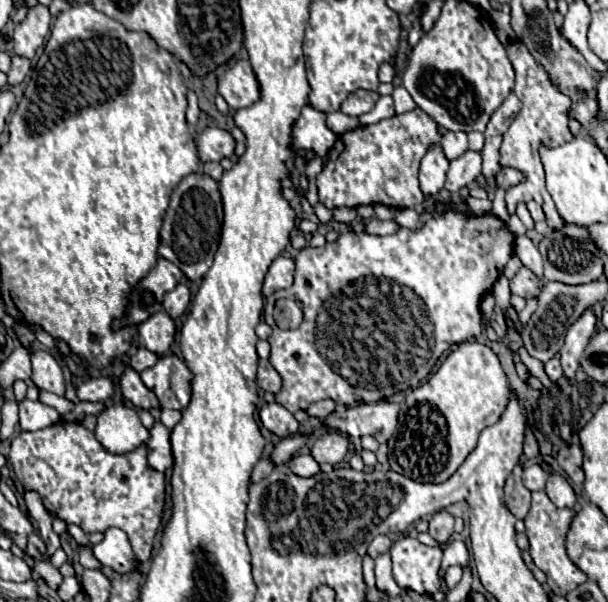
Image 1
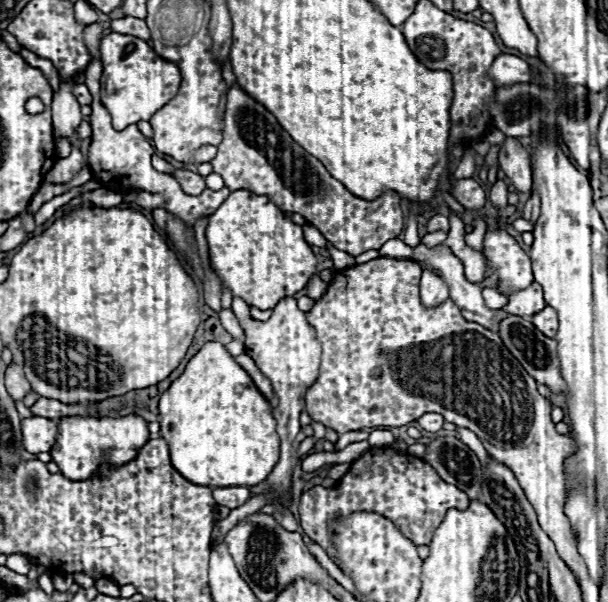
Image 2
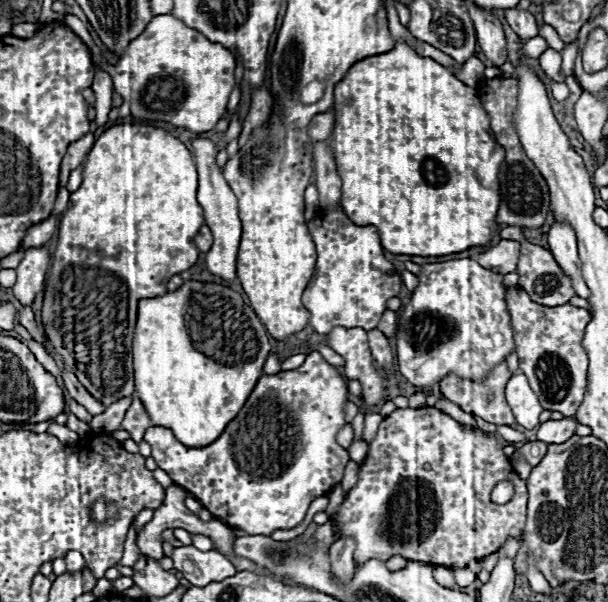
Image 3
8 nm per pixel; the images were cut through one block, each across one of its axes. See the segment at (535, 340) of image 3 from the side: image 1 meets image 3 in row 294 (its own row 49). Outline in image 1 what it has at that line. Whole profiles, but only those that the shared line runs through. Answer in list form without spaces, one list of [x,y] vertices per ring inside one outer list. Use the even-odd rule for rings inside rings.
[[[514,40],[514,42],[506,44],[506,52],[508,52],[508,58],[510,58],[514,70],[516,70],[514,94],[520,98],[522,110],[504,134],[504,140],[502,140],[502,146],[500,146],[500,162],[504,166],[516,168],[524,174],[522,184],[510,186],[506,190],[506,208],[508,208],[508,214],[512,216],[518,202],[528,203],[529,200],[536,200],[544,208],[548,226],[560,228],[562,226],[560,224],[562,222],[560,214],[556,212],[556,206],[554,206],[554,202],[552,202],[552,198],[550,198],[550,194],[546,192],[546,186],[544,186],[544,168],[542,168],[542,162],[540,162],[538,148],[542,144],[544,146],[560,146],[560,144],[564,144],[566,140],[572,138],[572,132],[568,128],[568,110],[570,110],[572,100],[566,94],[562,94],[558,90],[558,86],[548,78],[544,66],[540,66],[540,62],[536,62],[532,58],[532,54],[528,54],[528,48],[524,46],[524,42]]]

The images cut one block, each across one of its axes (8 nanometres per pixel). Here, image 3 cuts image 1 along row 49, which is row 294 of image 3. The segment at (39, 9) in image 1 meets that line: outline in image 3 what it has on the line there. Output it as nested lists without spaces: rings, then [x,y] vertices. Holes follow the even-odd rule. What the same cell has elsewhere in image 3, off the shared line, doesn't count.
[[[30,248],[22,258],[20,266],[16,268],[18,280],[12,286],[14,296],[20,300],[22,306],[32,306],[34,298],[44,290],[44,280],[48,272],[48,248]]]

